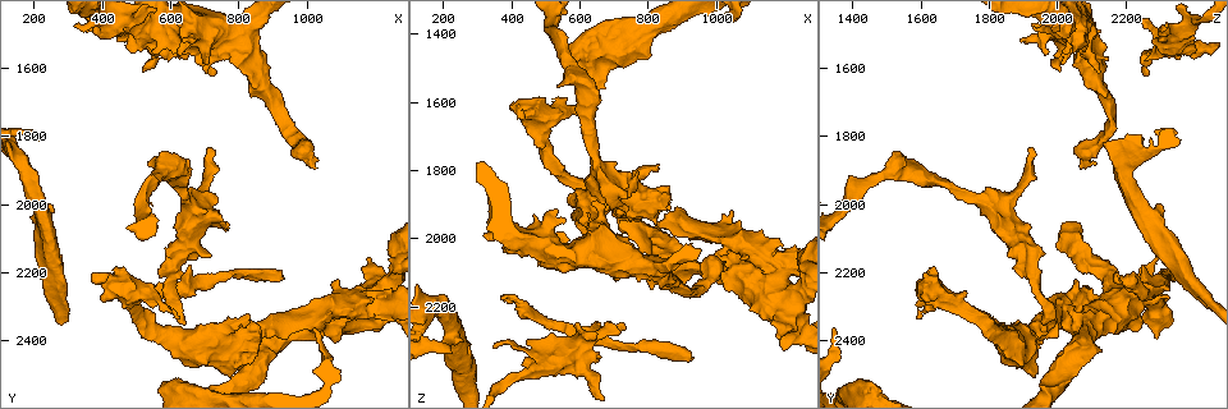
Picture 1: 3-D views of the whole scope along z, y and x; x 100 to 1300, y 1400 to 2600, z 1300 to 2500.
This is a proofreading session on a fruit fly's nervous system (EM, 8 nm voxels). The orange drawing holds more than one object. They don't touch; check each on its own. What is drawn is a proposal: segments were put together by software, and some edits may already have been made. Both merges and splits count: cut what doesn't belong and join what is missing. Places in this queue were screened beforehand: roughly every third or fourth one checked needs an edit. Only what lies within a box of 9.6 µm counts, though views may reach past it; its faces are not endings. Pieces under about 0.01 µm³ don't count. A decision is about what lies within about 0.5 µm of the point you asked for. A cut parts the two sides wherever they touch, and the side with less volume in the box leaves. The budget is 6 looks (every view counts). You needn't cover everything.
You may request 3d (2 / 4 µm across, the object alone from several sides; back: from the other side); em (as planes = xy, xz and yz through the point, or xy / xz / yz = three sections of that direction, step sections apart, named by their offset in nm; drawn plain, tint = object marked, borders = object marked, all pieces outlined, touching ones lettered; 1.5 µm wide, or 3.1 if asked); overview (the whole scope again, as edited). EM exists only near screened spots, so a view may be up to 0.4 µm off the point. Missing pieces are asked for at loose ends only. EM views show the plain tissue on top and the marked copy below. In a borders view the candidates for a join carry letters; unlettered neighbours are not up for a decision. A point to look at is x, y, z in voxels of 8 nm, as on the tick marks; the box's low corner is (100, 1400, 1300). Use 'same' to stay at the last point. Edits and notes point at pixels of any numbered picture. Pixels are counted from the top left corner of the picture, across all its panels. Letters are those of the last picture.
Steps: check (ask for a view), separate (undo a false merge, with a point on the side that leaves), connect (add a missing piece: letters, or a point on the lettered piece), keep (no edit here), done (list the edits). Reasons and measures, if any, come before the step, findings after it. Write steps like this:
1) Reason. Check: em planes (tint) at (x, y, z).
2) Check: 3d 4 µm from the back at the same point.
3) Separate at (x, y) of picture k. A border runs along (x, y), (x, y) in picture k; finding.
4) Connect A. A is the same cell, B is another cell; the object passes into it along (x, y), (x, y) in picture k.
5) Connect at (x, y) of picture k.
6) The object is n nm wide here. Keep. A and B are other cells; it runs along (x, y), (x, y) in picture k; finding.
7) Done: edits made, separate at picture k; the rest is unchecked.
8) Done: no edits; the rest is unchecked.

Check: em planes (borders) at (730, 1620, 2270).

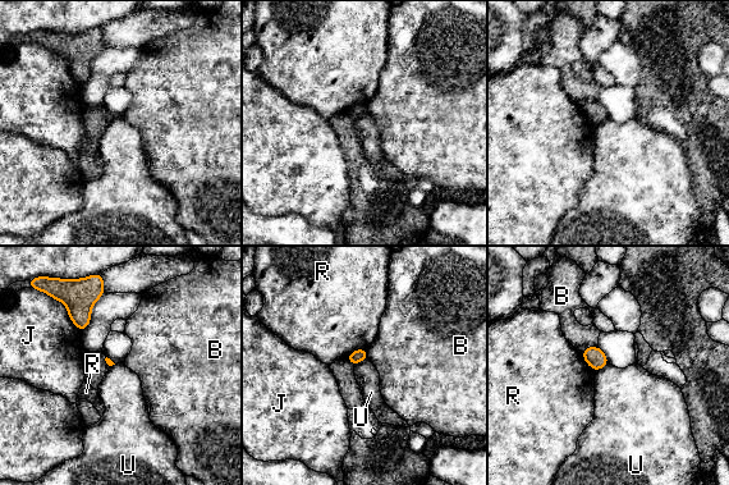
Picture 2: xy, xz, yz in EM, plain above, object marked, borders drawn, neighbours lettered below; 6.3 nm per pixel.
Keep. B, J, R and U are other cells; none of them fits.

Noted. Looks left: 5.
An open end. Check: 3d 4 µm at (220, 1800, 2330).

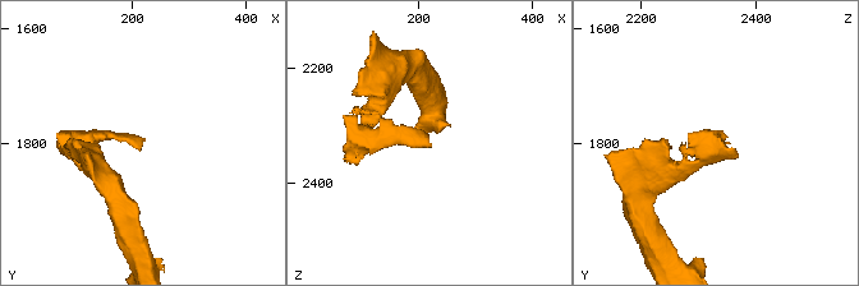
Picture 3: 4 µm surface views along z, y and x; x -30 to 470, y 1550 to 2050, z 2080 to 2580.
Check: em yz step 8 (borders) at (225, 1795, 2335).

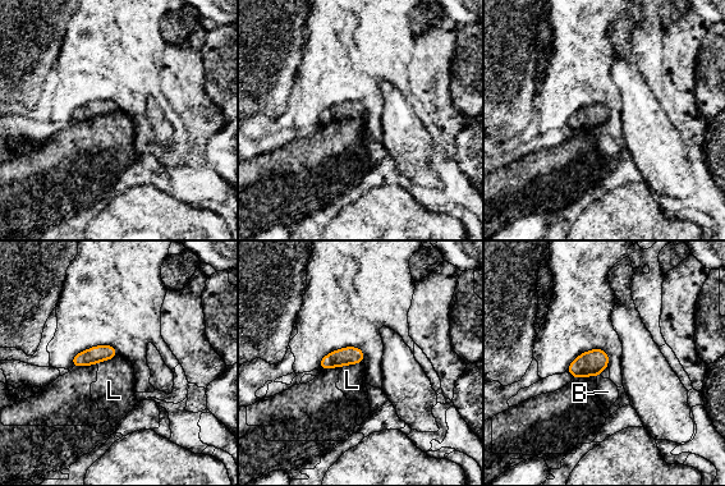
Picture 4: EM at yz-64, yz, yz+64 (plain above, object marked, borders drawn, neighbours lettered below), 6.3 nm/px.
Cut it another way. Check: em planes (borders) at the same point.

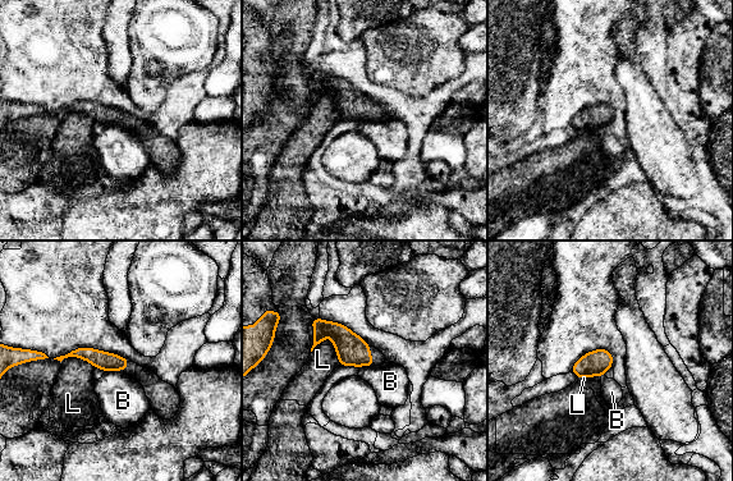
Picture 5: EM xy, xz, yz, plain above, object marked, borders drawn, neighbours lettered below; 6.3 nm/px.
Keep. B and L are other cells; no lettered piece goes on from it.

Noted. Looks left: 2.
Branch stops here. Check: em planes (borders) at (940, 2210, 2350).

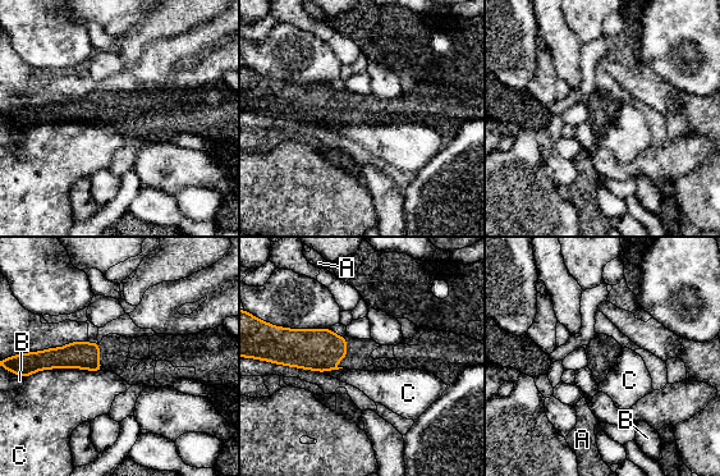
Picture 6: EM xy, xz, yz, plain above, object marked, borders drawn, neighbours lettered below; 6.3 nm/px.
Keep. A, B and C are other cells; a border runs along (102, 370), (40, 369), (30, 376) in picture 6; no lettered piece goes on from it.

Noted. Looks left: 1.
Done: no edits; the rest is unchecked.

